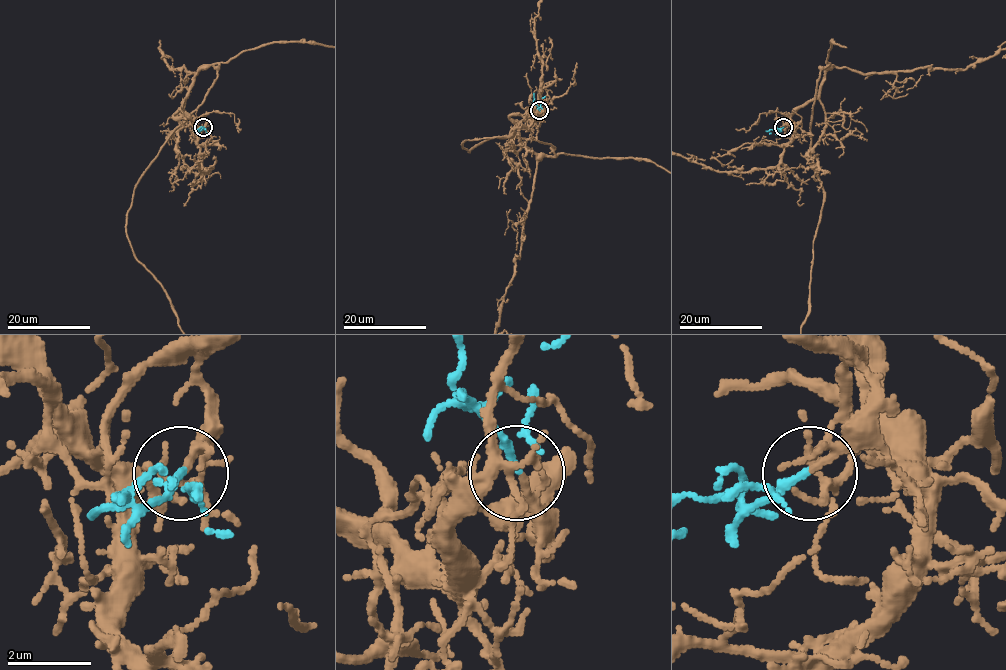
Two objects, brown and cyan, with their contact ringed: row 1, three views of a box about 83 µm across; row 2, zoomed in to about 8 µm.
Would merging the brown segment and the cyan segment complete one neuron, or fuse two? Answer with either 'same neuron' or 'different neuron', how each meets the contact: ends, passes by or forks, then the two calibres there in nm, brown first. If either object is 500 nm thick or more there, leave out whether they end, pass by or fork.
same neuron; brown passes by; cyan passes by; 120 nm thick on the brown side, 130 nm on the other

